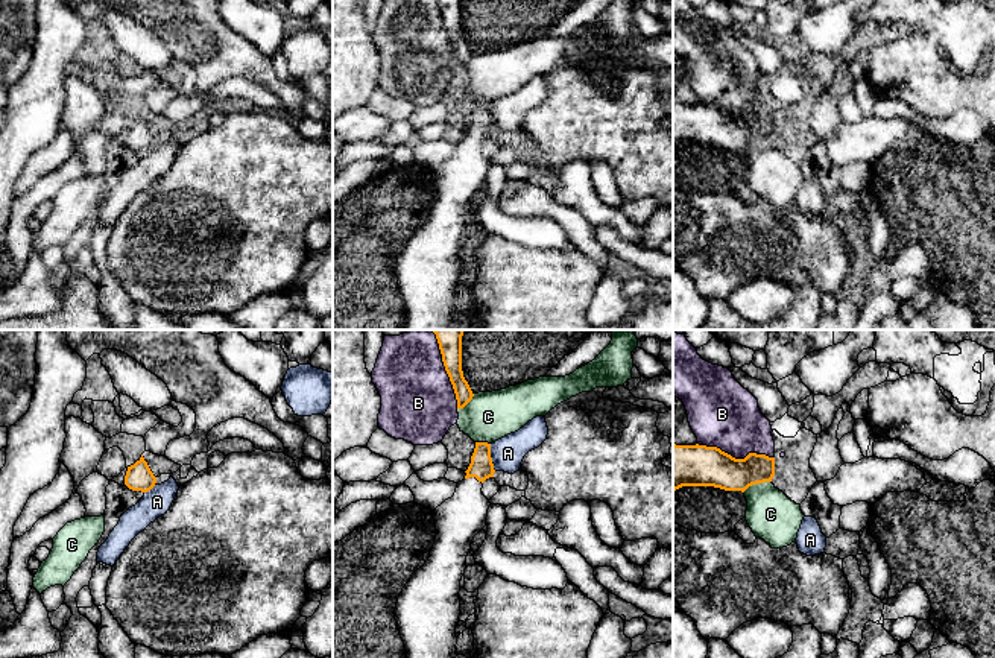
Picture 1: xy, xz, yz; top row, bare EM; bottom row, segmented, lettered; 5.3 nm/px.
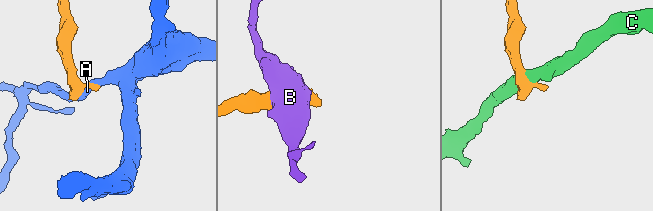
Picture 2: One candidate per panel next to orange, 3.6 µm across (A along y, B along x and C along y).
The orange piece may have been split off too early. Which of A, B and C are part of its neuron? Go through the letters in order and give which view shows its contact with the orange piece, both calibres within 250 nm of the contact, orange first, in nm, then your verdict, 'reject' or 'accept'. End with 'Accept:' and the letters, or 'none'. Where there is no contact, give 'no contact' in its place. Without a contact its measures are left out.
A: xz | 120/170 nm | reject
B: yz | 220/360 nm | reject
C: yz | 200/260 nm | reject
Accept: none

